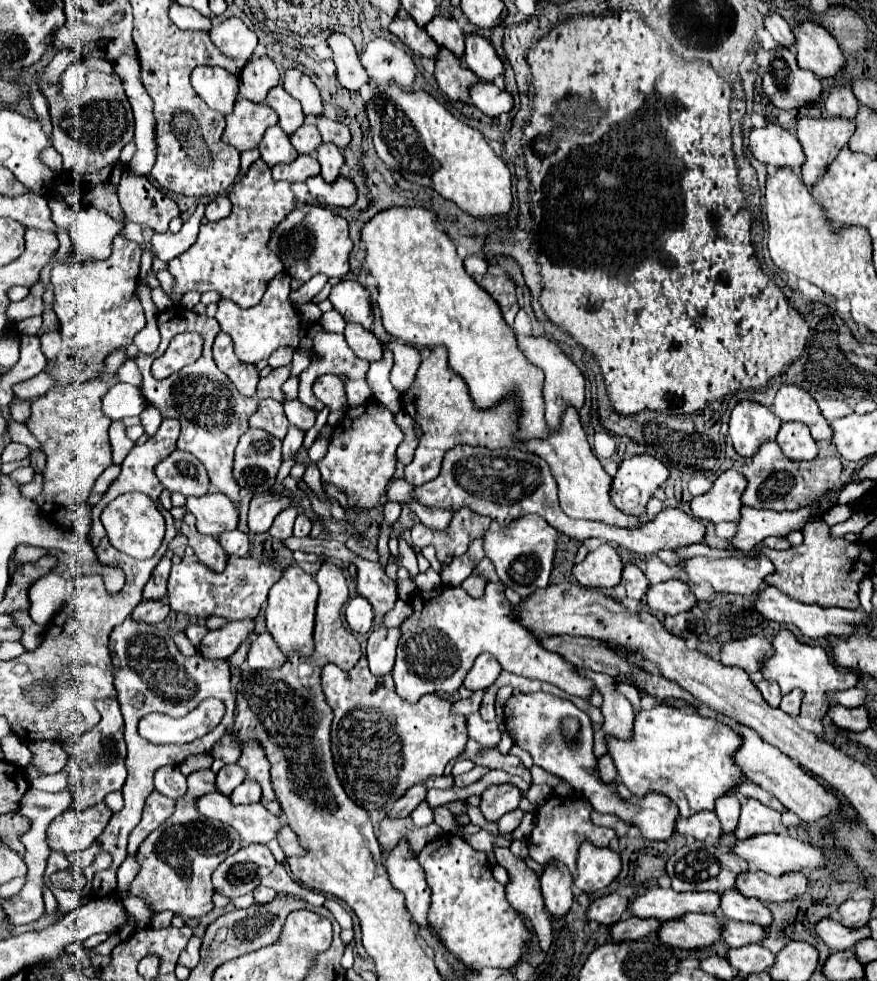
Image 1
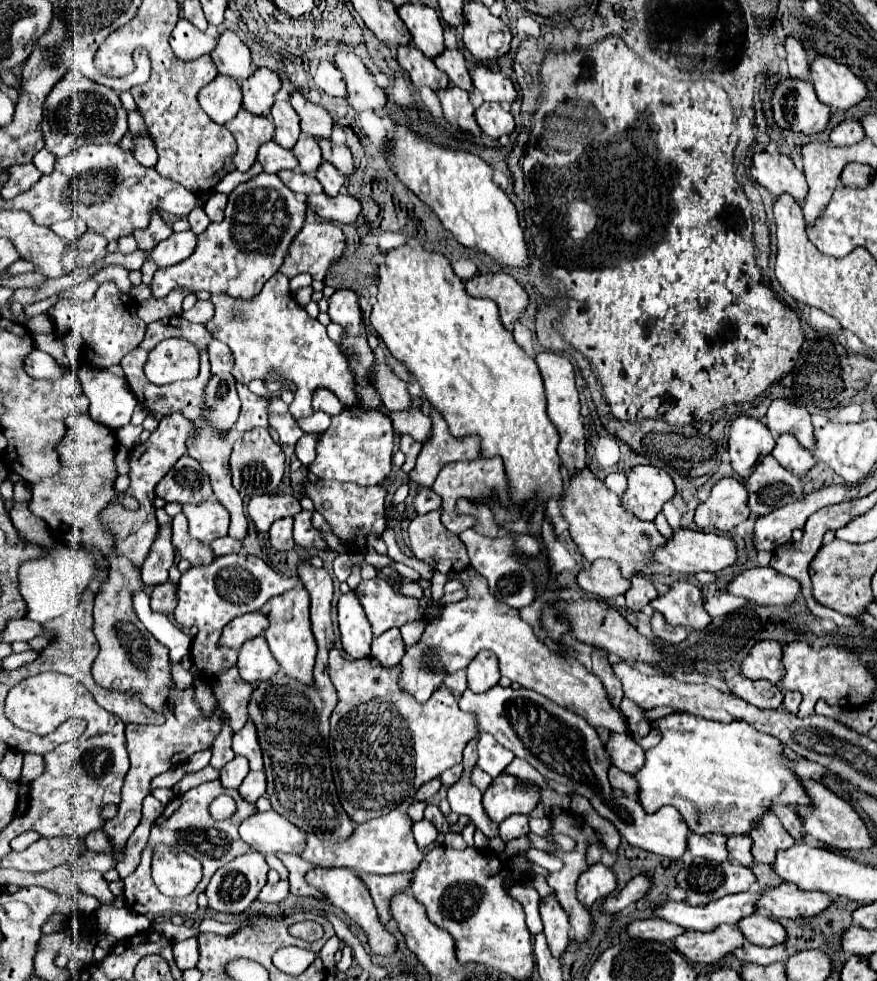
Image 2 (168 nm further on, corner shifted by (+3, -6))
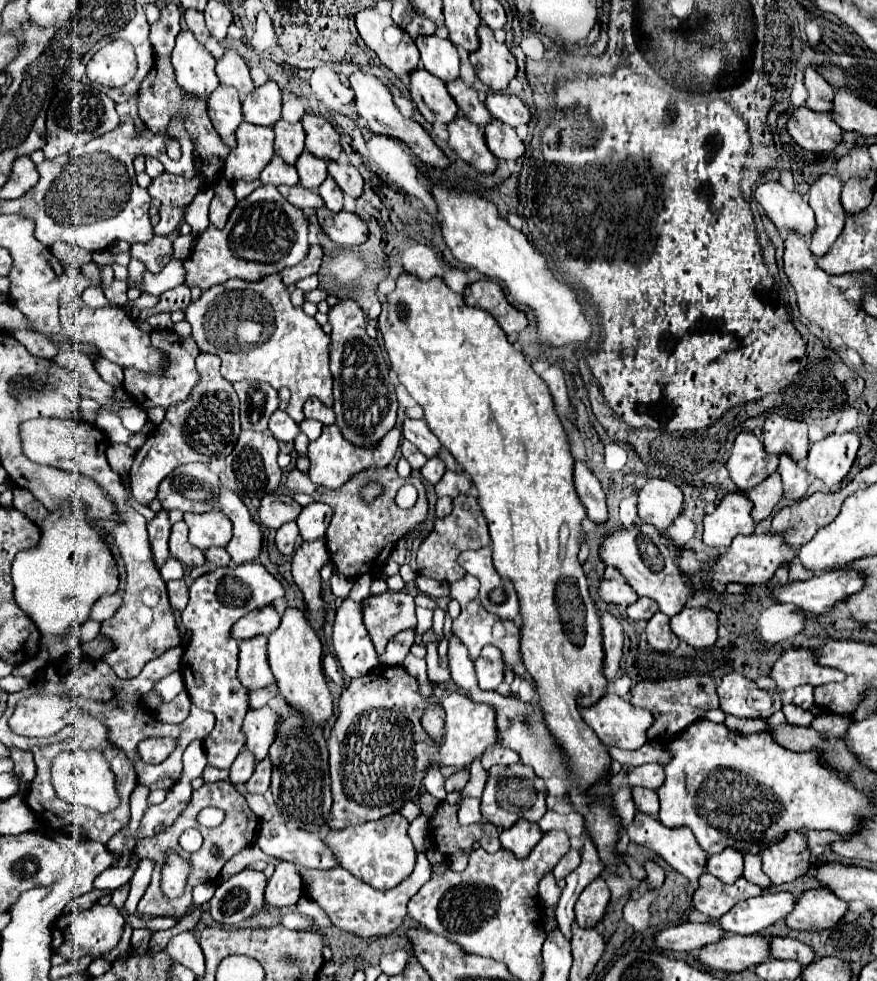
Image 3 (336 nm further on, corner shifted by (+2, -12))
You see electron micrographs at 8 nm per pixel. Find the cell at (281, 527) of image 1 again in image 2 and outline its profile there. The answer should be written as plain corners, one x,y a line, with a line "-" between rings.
292,517
288,519
280,519
276,523
272,523
270,531
270,545
278,551
288,551
294,547
294,539
292,539

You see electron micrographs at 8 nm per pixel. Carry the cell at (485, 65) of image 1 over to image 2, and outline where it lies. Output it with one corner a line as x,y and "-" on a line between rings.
478,63
470,69
474,87
484,95
484,101
508,101
508,105
516,99
516,89
506,75
496,73
490,65

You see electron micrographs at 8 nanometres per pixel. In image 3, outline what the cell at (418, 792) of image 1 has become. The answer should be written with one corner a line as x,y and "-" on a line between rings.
459,769
457,773
453,773
445,783
447,791
461,791
465,787
465,783
469,781
469,771
467,769

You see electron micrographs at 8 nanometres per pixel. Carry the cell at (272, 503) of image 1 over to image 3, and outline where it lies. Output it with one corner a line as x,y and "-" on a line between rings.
271,493
271,495
265,495
261,499
261,507
259,507
259,521
265,525
265,527
271,527
271,529
279,529
283,523
287,521
295,521
301,513
301,505
297,501
291,499
291,503
285,503
281,499
283,495
277,495
277,493

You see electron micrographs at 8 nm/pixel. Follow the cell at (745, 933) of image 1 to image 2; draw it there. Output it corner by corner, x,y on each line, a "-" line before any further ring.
744,943
744,947
738,947
734,951
734,955
744,961
744,963
758,963
758,965
770,965
774,961
786,961
788,953
784,949
784,945
776,945
776,947
760,947
754,943

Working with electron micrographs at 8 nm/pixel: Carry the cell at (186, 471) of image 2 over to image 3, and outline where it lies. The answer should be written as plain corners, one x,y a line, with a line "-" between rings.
187,463
161,481
157,499
163,509
207,513
219,509
219,475
205,463

